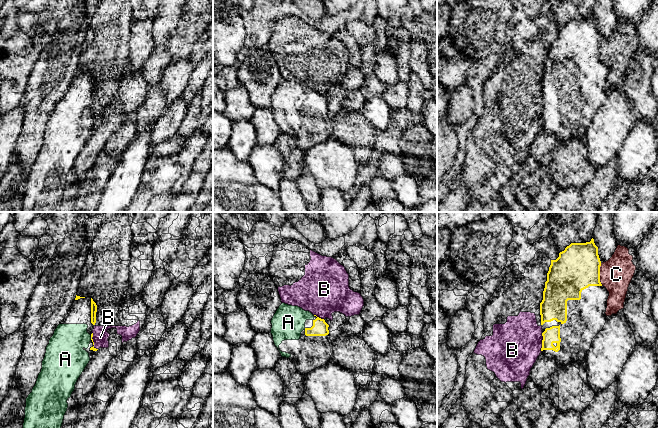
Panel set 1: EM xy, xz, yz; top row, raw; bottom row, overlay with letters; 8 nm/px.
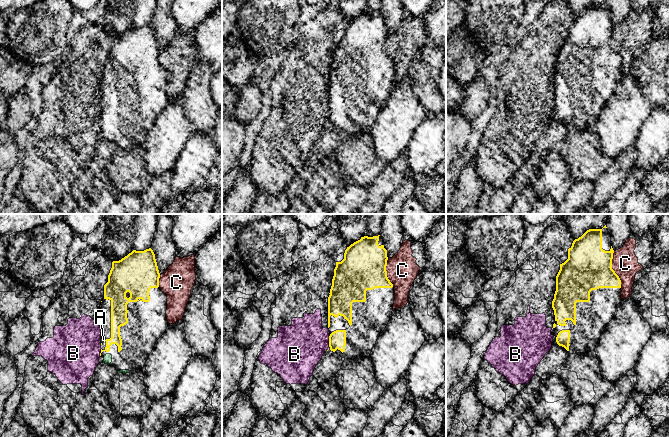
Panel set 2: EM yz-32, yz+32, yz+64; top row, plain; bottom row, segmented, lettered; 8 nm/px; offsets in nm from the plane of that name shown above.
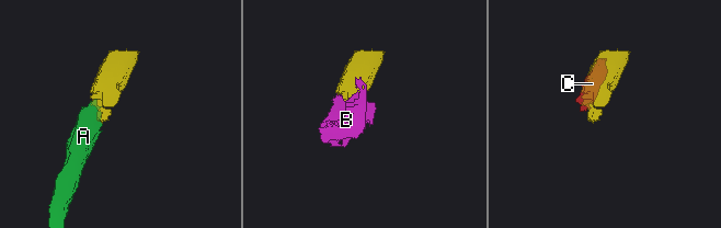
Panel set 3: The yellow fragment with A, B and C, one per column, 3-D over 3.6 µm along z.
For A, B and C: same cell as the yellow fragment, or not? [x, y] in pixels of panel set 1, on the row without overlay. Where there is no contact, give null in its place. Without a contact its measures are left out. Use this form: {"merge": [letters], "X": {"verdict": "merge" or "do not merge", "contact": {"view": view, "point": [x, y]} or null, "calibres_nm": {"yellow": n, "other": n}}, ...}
{"merge": ["A"], "A": {"verdict": "merge", "contact": {"view": "xy", "point": [91, 113]}, "calibres_nm": {"yellow": 20, "other": 300}}, "B": {"verdict": "do not merge", "contact": {"view": "yz", "point": [542, 118]}, "calibres_nm": {"yellow": 130, "other": 400}}, "C": {"verdict": "do not merge", "contact": {"view": "yz", "point": [599, 50]}, "calibres_nm": {"yellow": 360, "other": 260}}}

